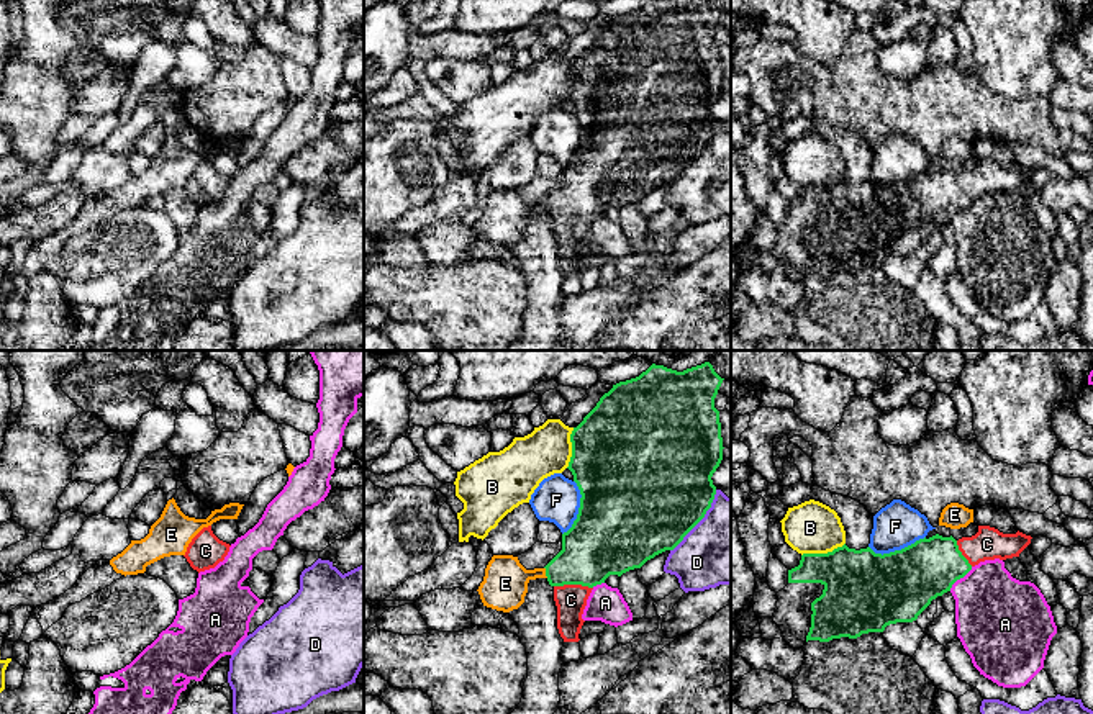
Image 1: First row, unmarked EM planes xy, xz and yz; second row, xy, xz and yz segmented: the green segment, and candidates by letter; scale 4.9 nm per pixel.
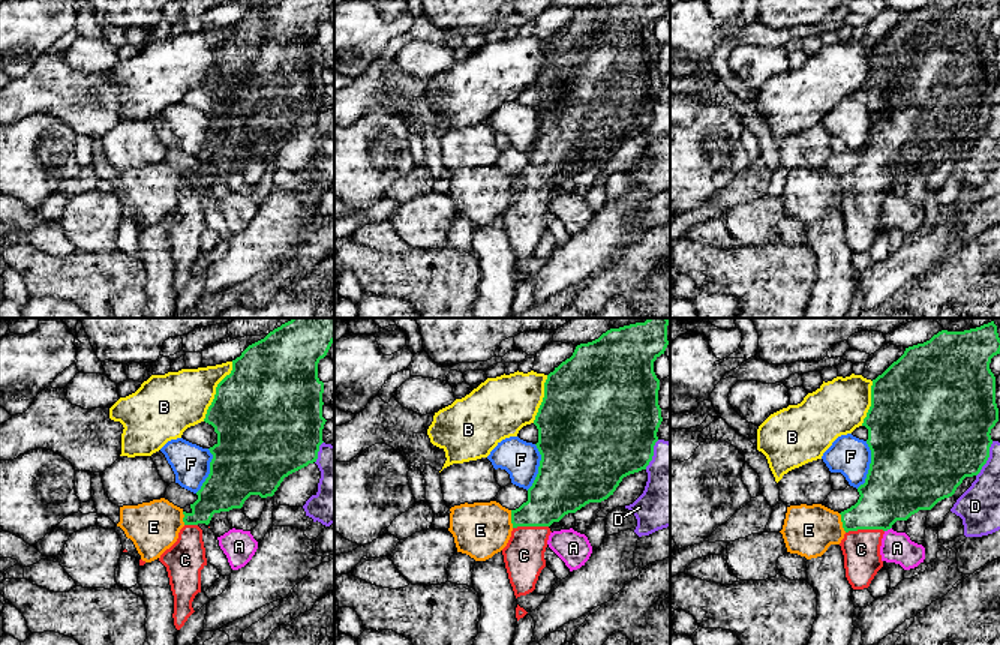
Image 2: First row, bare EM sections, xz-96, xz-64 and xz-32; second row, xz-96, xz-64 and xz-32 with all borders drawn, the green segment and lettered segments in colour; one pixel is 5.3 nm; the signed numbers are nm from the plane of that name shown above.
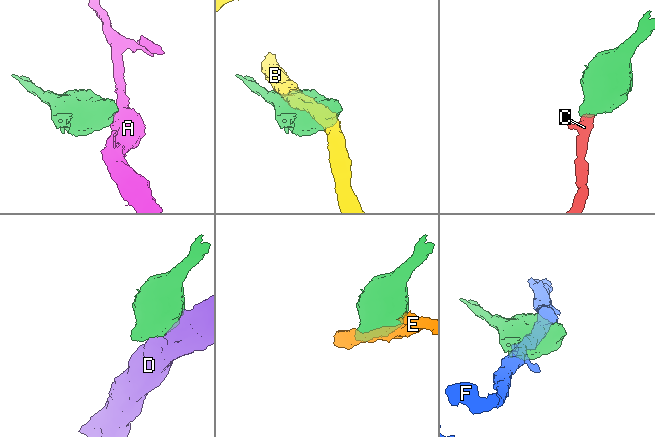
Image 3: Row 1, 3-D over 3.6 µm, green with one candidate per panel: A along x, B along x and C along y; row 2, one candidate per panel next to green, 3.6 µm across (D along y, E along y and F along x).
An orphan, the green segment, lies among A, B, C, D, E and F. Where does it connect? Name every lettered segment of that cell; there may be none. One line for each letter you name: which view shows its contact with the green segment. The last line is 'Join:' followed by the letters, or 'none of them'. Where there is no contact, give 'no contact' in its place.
C: contact in xz
Join: C

